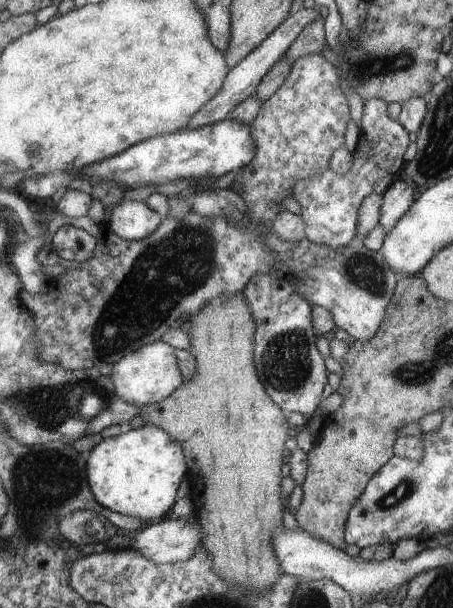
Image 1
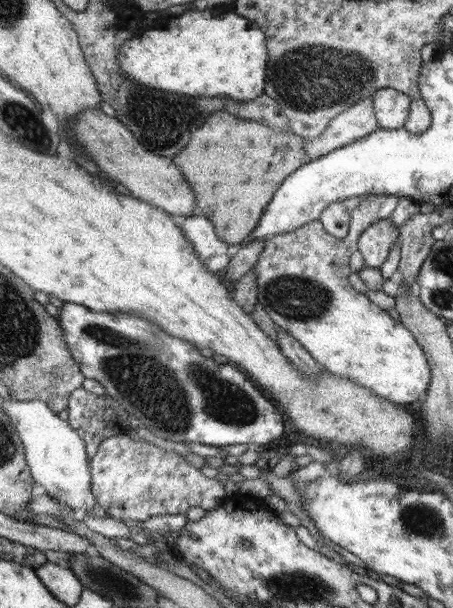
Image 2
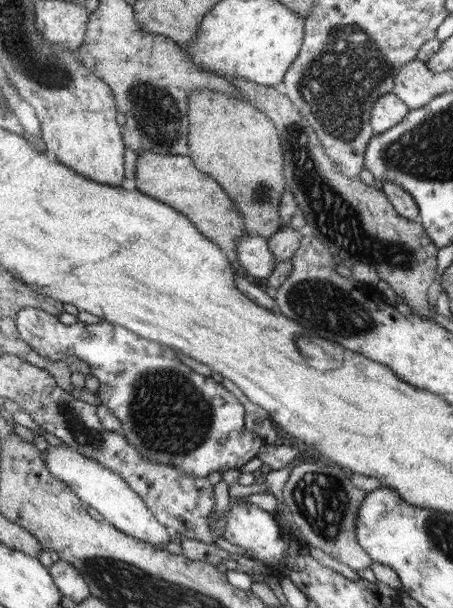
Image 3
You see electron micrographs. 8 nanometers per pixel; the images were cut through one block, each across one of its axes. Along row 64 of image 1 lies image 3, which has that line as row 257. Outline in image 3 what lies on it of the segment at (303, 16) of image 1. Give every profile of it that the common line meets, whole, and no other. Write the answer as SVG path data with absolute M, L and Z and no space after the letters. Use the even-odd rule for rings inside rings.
M242 235L238 240L237 266L247 275L266 279L274 274L276 259L270 250L269 240L262 236Z

